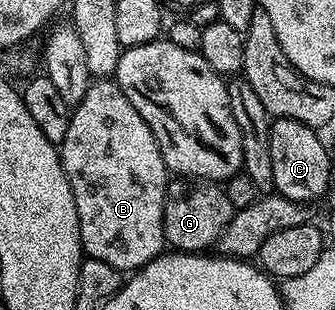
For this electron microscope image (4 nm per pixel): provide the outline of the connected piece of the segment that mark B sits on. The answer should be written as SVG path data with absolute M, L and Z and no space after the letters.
M112 78L93 79L90 82L87 93L83 93L83 101L79 101L76 107L72 108L69 124L67 125L67 137L63 137L63 141L59 145L59 154L61 156L61 164L65 170L65 176L71 185L71 193L75 197L75 209L79 213L81 246L88 258L107 261L107 265L111 265L119 272L132 273L146 267L152 259L157 258L158 255L166 250L163 213L165 212L165 193L167 190L167 178L165 179L167 168L163 157L159 153L159 145L155 141L155 133L151 133L147 121L143 121L143 117L139 117L139 113L135 110L135 105L131 105L131 101L127 101L123 89Z

